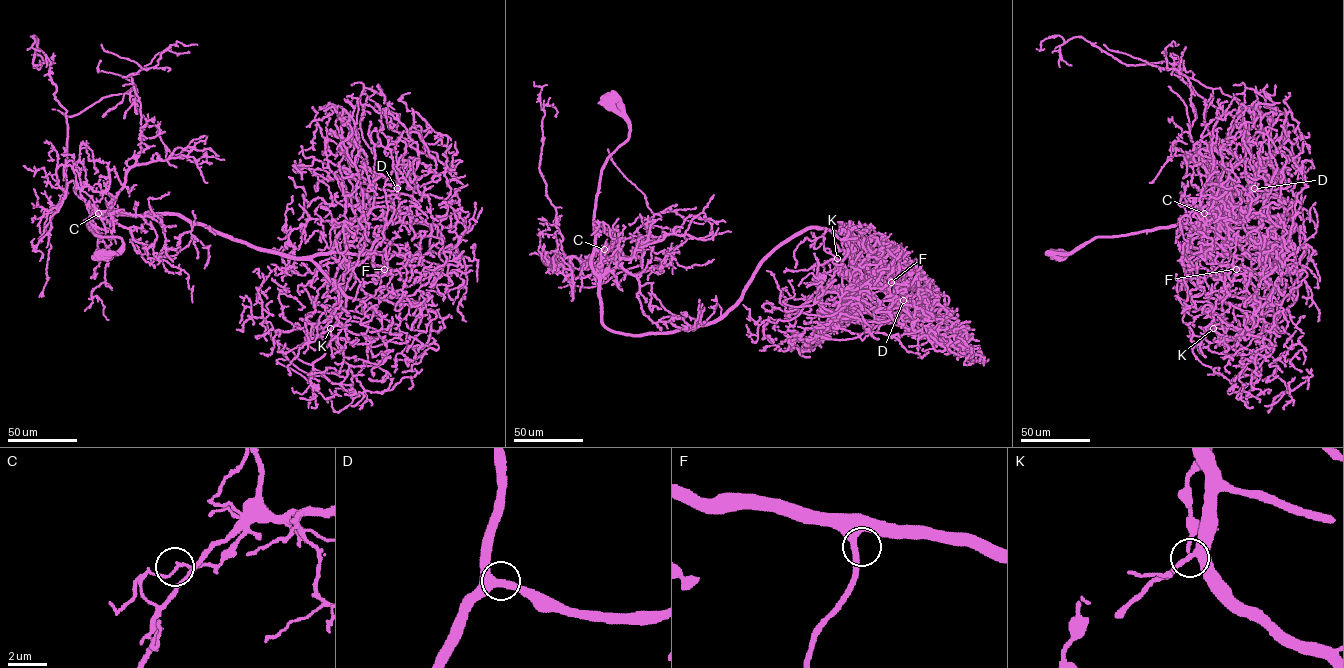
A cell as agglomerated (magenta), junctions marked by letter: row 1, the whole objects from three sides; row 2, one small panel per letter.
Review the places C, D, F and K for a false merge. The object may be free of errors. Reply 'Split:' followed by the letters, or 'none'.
Split: C

